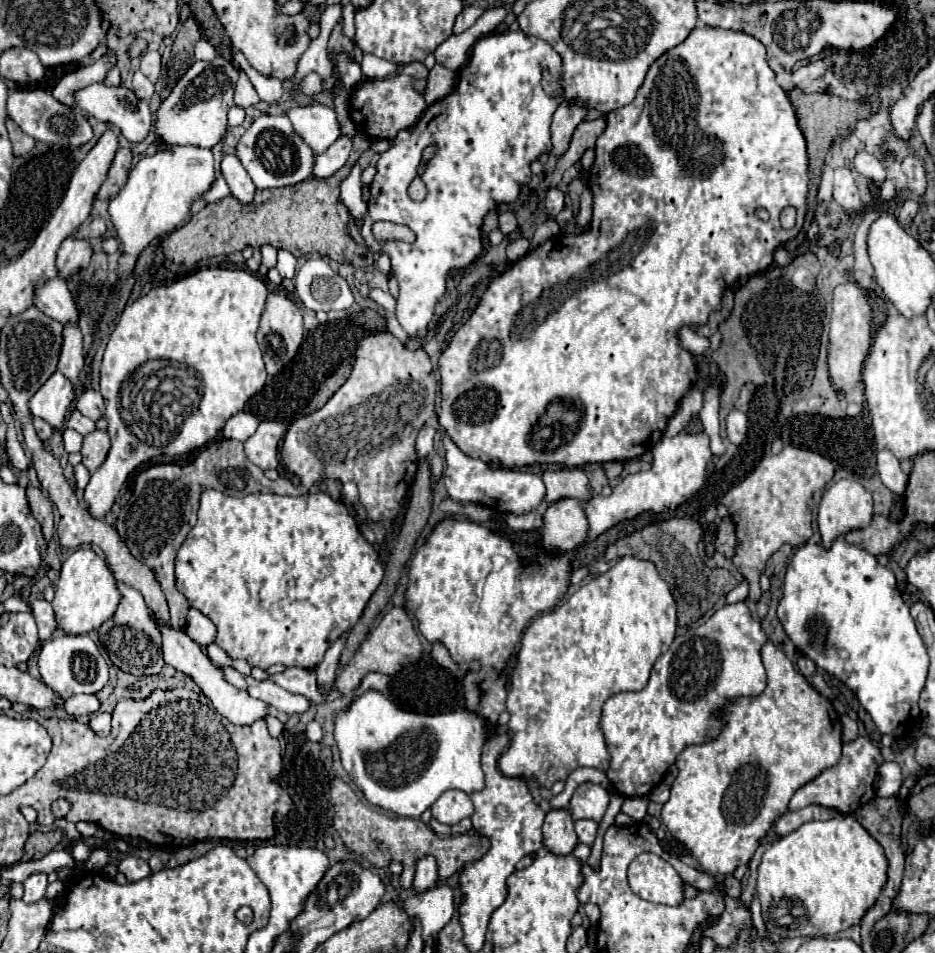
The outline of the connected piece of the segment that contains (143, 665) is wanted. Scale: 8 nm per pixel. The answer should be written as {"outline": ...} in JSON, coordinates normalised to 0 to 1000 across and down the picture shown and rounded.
{"outline":[[[126,612],[126,618],[130,622],[130,631],[128,631],[124,643],[120,645],[120,650],[109,654],[109,658],[105,660],[107,675],[113,679],[118,694],[133,706],[148,708],[148,710],[150,708],[169,708],[175,700],[175,692],[171,685],[171,662],[167,658],[167,652],[163,652],[163,645],[154,633],[152,622],[148,622],[145,618],[133,614],[133,612]]]}

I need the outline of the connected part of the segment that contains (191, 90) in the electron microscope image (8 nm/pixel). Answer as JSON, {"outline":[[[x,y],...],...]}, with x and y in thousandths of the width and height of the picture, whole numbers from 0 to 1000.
{"outline":[[[240,60],[229,64],[207,66],[186,89],[182,102],[167,116],[167,150],[205,152],[227,156],[242,140],[242,119],[250,110],[248,100],[255,85],[255,75]]]}

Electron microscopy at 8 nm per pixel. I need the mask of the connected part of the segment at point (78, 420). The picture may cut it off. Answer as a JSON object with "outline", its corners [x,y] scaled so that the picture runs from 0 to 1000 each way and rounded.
{"outline":[[[79,429],[79,431],[75,433],[75,438],[73,438],[73,442],[71,442],[71,448],[83,452],[86,456],[94,456],[94,454],[98,454],[98,452],[103,450],[101,442],[94,440],[94,438],[90,438],[83,429]]]}

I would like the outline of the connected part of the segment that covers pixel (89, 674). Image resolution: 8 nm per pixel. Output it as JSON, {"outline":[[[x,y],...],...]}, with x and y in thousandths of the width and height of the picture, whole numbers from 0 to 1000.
{"outline":[[[62,666],[49,673],[41,685],[41,702],[45,715],[66,733],[81,727],[105,727],[116,715],[116,698],[94,666]]]}

